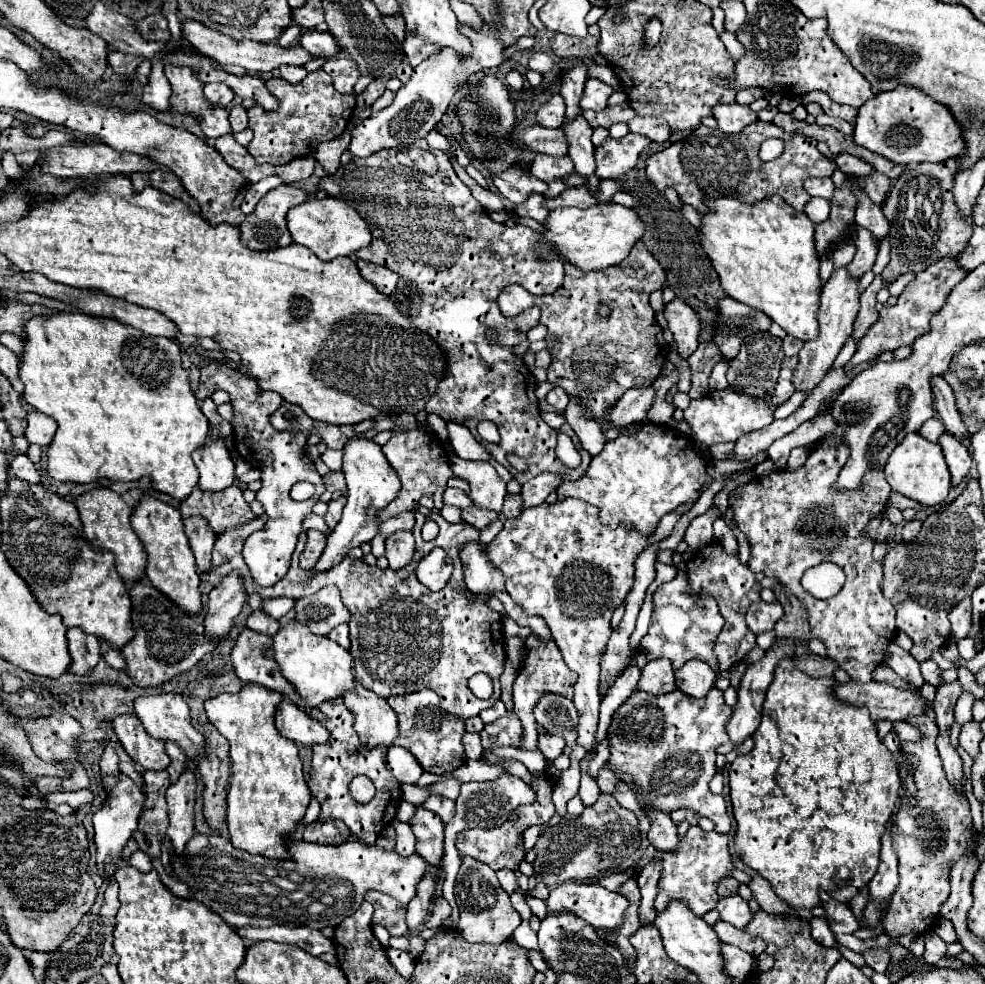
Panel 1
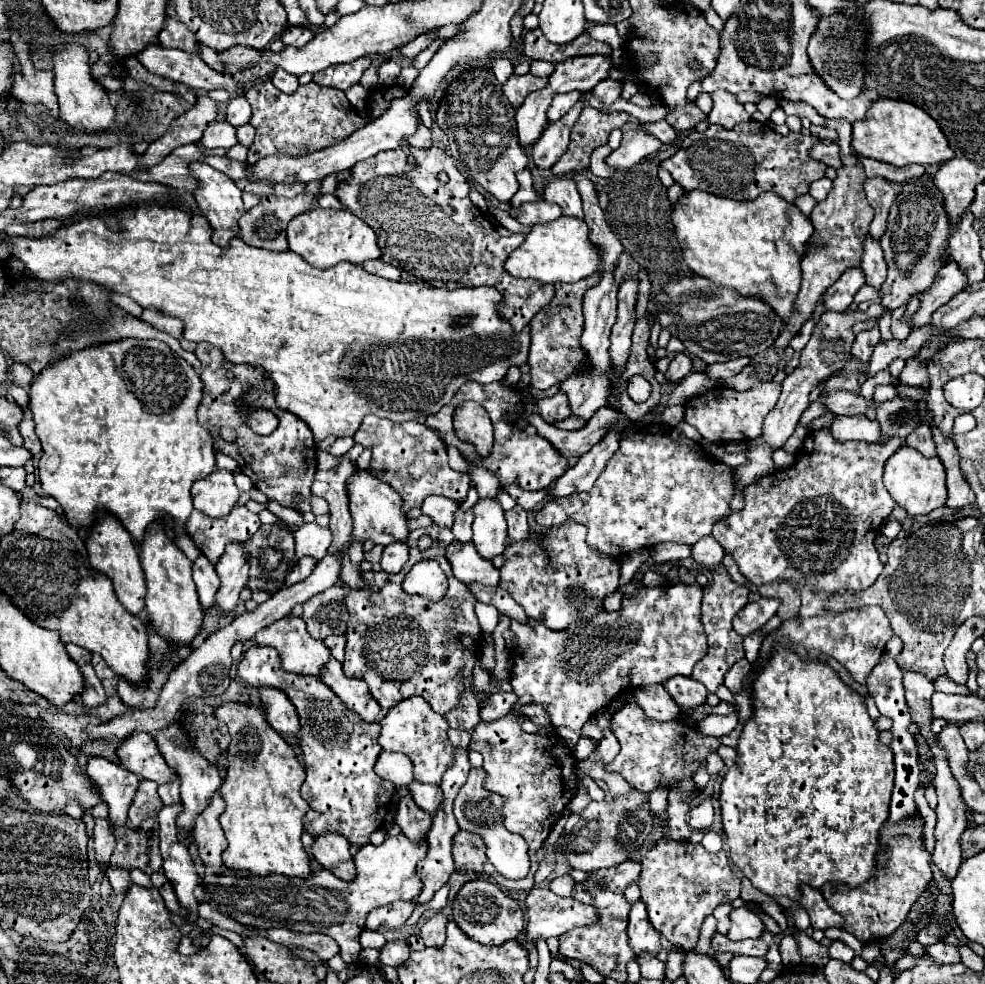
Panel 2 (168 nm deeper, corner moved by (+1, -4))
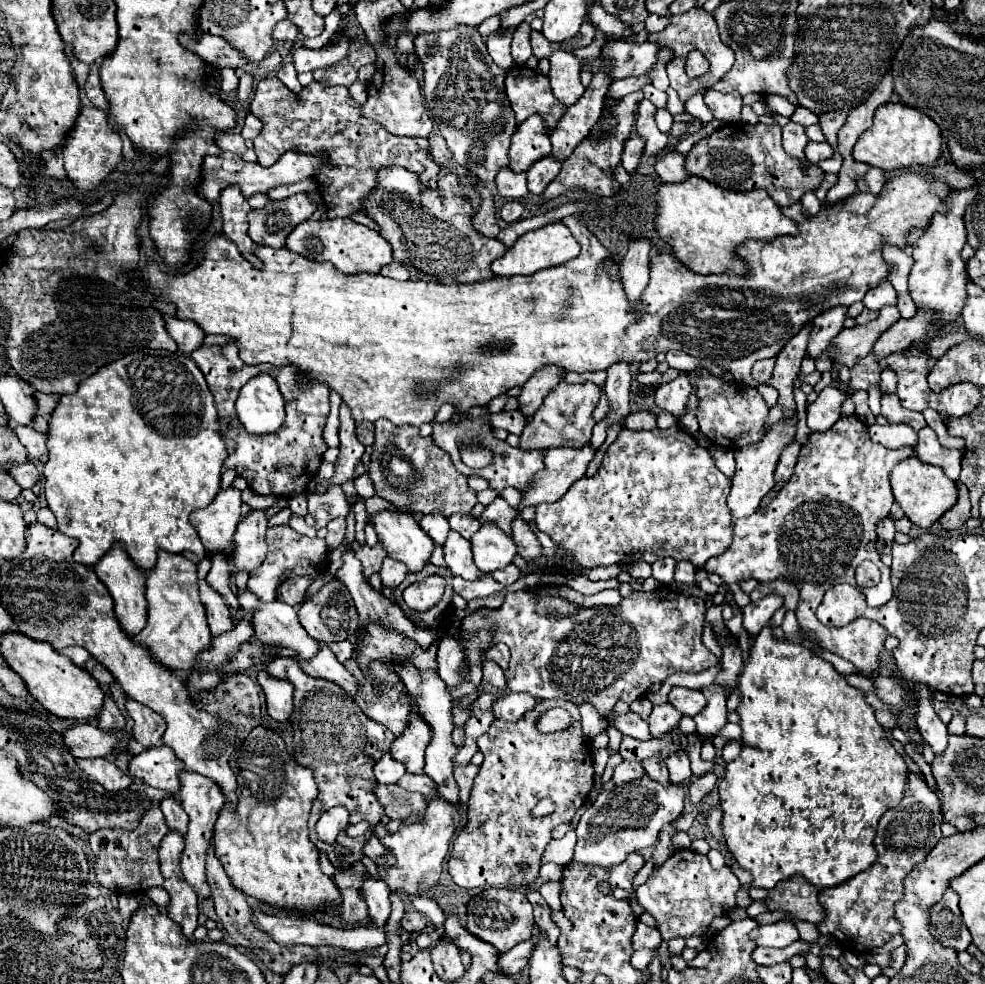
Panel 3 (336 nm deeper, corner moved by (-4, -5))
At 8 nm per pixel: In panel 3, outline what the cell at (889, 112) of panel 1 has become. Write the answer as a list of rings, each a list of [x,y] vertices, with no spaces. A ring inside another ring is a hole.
[[[887,102],[875,110],[873,126],[865,130],[853,146],[853,158],[857,162],[881,168],[883,172],[895,172],[909,166],[933,164],[941,158],[941,130],[923,112],[913,110],[901,102]]]

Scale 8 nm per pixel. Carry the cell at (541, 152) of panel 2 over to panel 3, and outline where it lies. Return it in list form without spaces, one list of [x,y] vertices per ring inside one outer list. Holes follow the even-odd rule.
[[[551,156],[535,162],[535,166],[531,166],[531,170],[527,170],[529,192],[539,196],[545,190],[545,186],[559,174],[559,170],[561,170],[561,162],[555,162],[555,158],[551,158]]]

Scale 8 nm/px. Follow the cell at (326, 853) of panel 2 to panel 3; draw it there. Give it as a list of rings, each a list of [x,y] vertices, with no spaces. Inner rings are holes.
[[[371,876],[365,878],[365,884],[361,888],[363,898],[369,906],[369,914],[375,922],[377,928],[385,928],[391,912],[391,902],[389,902],[389,886],[383,880],[373,880]]]

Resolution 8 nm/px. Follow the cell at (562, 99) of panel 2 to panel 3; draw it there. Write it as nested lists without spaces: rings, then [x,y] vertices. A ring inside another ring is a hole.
[[[555,50],[549,56],[551,62],[551,88],[557,100],[561,100],[565,106],[575,104],[581,94],[583,94],[583,84],[579,82],[579,72],[581,72],[581,62],[575,54],[565,52],[565,50]]]

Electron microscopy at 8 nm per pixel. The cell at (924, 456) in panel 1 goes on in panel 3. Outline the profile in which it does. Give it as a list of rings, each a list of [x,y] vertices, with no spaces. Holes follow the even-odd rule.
[[[911,456],[899,462],[899,466],[895,466],[895,470],[891,472],[891,486],[893,486],[895,502],[903,508],[905,516],[915,526],[925,528],[925,530],[931,528],[933,522],[937,522],[957,502],[957,484],[951,482],[943,474],[943,470],[939,470],[937,466],[927,466],[917,456]]]

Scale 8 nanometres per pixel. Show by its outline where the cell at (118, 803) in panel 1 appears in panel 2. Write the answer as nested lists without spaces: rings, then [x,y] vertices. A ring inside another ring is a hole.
[[[106,757],[88,759],[88,775],[100,789],[100,799],[108,805],[108,821],[112,827],[128,827],[128,809],[138,791],[140,779]]]

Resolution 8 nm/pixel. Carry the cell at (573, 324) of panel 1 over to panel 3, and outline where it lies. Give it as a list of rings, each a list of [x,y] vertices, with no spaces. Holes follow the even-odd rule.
[[[547,366],[547,370],[539,370],[539,374],[533,374],[517,396],[519,412],[523,416],[533,416],[543,404],[545,396],[561,382],[563,376],[563,370],[555,370],[555,366]]]

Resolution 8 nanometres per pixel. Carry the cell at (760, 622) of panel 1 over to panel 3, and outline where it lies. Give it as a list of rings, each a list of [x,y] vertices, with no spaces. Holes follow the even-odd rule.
[[[769,594],[763,600],[757,602],[749,602],[743,608],[743,628],[751,634],[757,636],[759,630],[771,620],[771,616],[775,614],[777,608],[783,606],[783,598],[777,594]]]

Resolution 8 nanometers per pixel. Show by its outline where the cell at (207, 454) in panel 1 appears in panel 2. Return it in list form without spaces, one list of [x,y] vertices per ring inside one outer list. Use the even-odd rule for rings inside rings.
[[[216,469],[192,485],[194,509],[206,513],[208,517],[226,515],[238,501],[238,495],[240,491],[234,483],[234,475],[228,469]]]

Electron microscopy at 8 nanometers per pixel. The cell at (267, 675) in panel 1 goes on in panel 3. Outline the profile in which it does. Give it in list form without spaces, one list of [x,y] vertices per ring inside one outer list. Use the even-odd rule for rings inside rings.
[[[285,656],[273,658],[265,666],[265,670],[271,676],[289,680],[295,686],[295,704],[293,704],[293,714],[289,718],[291,728],[293,728],[293,744],[295,744],[293,758],[297,764],[301,764],[303,768],[309,768],[313,772],[315,782],[319,786],[319,798],[313,802],[313,810],[311,810],[311,818],[309,818],[311,842],[321,852],[327,854],[329,862],[335,868],[349,868],[355,862],[363,860],[363,846],[371,838],[371,832],[365,832],[359,838],[349,838],[347,832],[341,830],[337,834],[337,842],[351,848],[351,854],[347,858],[339,860],[333,852],[333,846],[317,838],[315,824],[317,824],[319,816],[333,806],[347,808],[349,824],[367,820],[371,826],[375,826],[381,822],[383,806],[379,806],[379,800],[373,794],[373,786],[377,784],[375,776],[373,776],[373,766],[381,760],[381,756],[385,752],[389,752],[395,736],[385,726],[367,718],[363,714],[363,710],[359,710],[355,700],[343,688],[339,688],[337,684],[331,684],[329,680],[321,680],[321,678],[303,674],[303,670],[299,670],[299,664],[295,658],[285,658]]]

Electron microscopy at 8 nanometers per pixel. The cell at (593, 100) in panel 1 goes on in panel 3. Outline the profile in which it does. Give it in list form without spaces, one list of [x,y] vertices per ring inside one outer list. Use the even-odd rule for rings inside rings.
[[[631,76],[631,78],[625,78],[625,80],[615,80],[611,84],[611,88],[609,88],[609,96],[621,100],[623,96],[627,96],[631,92],[641,90],[645,84],[651,84],[651,78],[649,76],[639,76],[639,78]]]

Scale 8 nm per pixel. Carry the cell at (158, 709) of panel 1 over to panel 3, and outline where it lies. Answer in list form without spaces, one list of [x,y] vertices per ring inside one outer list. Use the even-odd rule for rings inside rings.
[[[187,770],[181,772],[181,792],[177,794],[177,798],[181,800],[181,806],[189,816],[189,832],[185,836],[185,852],[181,858],[181,870],[183,870],[183,876],[187,878],[187,884],[197,892],[199,902],[211,898],[211,888],[205,878],[205,858],[207,858],[209,846],[213,844],[215,822],[225,804],[225,798],[221,794],[223,792],[209,778],[199,776],[195,772],[187,772]]]

